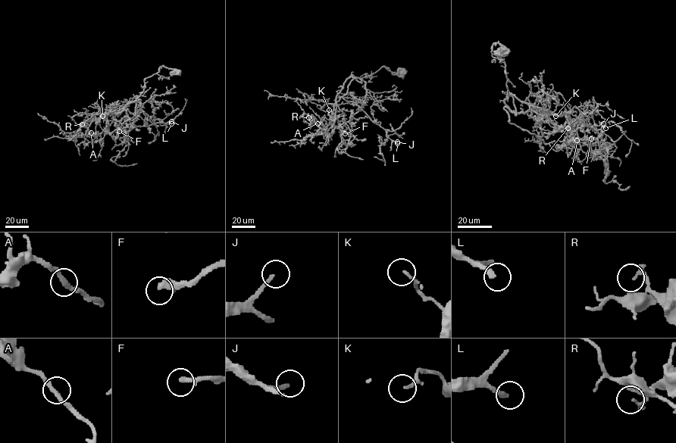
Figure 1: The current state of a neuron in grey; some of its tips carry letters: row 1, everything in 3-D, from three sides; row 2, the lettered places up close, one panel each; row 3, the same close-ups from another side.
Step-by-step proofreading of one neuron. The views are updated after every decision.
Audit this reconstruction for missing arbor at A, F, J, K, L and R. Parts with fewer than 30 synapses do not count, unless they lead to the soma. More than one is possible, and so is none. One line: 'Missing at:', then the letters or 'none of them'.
Missing at: F, J, L

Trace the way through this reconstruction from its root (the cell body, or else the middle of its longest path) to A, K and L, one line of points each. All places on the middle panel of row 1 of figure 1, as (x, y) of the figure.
A: (402, 72), (383, 66), (369, 76), (351, 75), (336, 96), (330, 124), (321, 129), (314, 117), (317, 123)
K: (402, 72), (392, 72), (383, 66), (369, 76), (351, 75), (336, 96), (333, 110), (329, 110)
L: (402, 72), (383, 66), (364, 77), (365, 99), (358, 110), (358, 107), (397, 143)

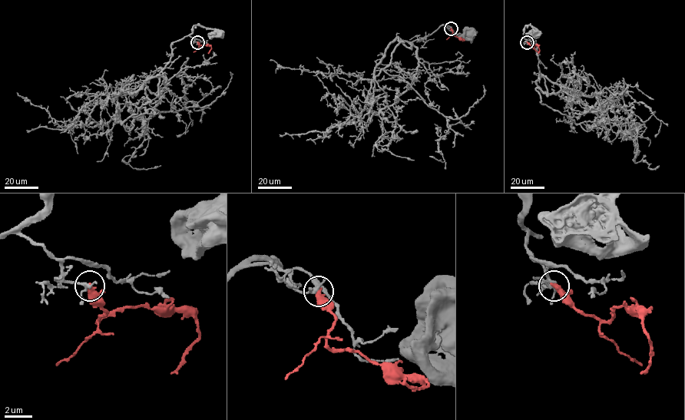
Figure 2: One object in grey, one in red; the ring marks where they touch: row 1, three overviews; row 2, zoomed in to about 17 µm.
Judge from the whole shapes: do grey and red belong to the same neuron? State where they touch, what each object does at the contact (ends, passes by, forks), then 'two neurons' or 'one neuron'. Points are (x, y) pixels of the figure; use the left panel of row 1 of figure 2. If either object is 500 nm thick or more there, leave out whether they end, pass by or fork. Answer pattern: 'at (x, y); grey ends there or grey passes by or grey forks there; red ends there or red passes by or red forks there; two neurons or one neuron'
at (197, 42); grey passes by; red ends there; two neurons

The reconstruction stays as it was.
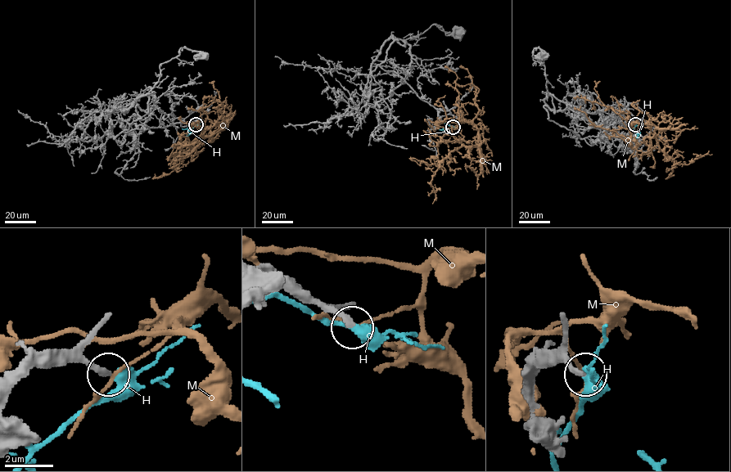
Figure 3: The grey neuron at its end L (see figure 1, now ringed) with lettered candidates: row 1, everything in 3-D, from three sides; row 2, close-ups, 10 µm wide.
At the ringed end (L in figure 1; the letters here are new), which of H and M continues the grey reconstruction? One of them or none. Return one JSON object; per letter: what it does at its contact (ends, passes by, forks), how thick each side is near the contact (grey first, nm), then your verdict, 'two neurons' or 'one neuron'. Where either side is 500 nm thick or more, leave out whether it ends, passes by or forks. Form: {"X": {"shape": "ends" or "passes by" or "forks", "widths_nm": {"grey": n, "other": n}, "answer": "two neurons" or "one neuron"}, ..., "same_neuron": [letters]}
{"H": {"shape": "forks", "widths_nm": {"grey": 220, "other": 360}, "answer": "two neurons"}, "M": {"shape": "passes by", "widths_nm": {"grey": 240, "other": 110}, "answer": "two neurons"}, "same_neuron": []}

